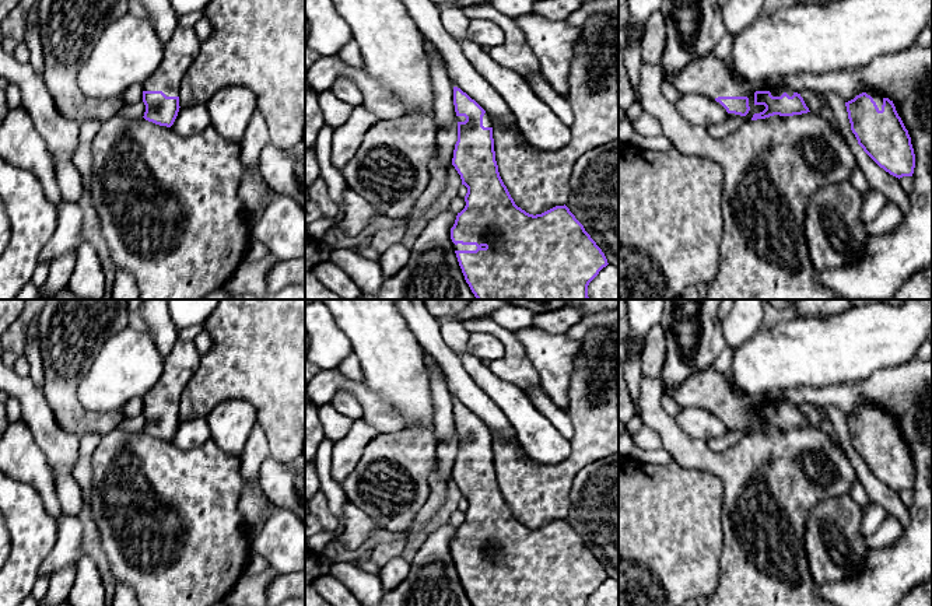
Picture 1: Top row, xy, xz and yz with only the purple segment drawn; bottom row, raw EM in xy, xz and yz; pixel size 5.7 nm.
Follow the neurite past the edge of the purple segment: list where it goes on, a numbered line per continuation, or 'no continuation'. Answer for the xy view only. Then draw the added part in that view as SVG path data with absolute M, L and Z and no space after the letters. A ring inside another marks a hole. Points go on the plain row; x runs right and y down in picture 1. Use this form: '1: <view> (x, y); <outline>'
1: xy (179, 365); M176 340L164 358L164 371L155 385L143 396L143 404L162 404L179 410L182 393L196 372L200 354L193 340Z

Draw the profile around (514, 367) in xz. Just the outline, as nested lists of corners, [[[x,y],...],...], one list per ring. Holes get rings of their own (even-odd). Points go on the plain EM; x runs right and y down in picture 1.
[[[504,330],[498,339],[505,346],[505,354],[498,361],[491,361],[490,369],[493,374],[511,385],[523,389],[526,393],[530,388],[540,388],[540,376],[526,357],[516,336],[509,330]]]

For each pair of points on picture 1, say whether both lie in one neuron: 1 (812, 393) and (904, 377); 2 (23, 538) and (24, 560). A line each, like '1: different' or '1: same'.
1: same
2: same

